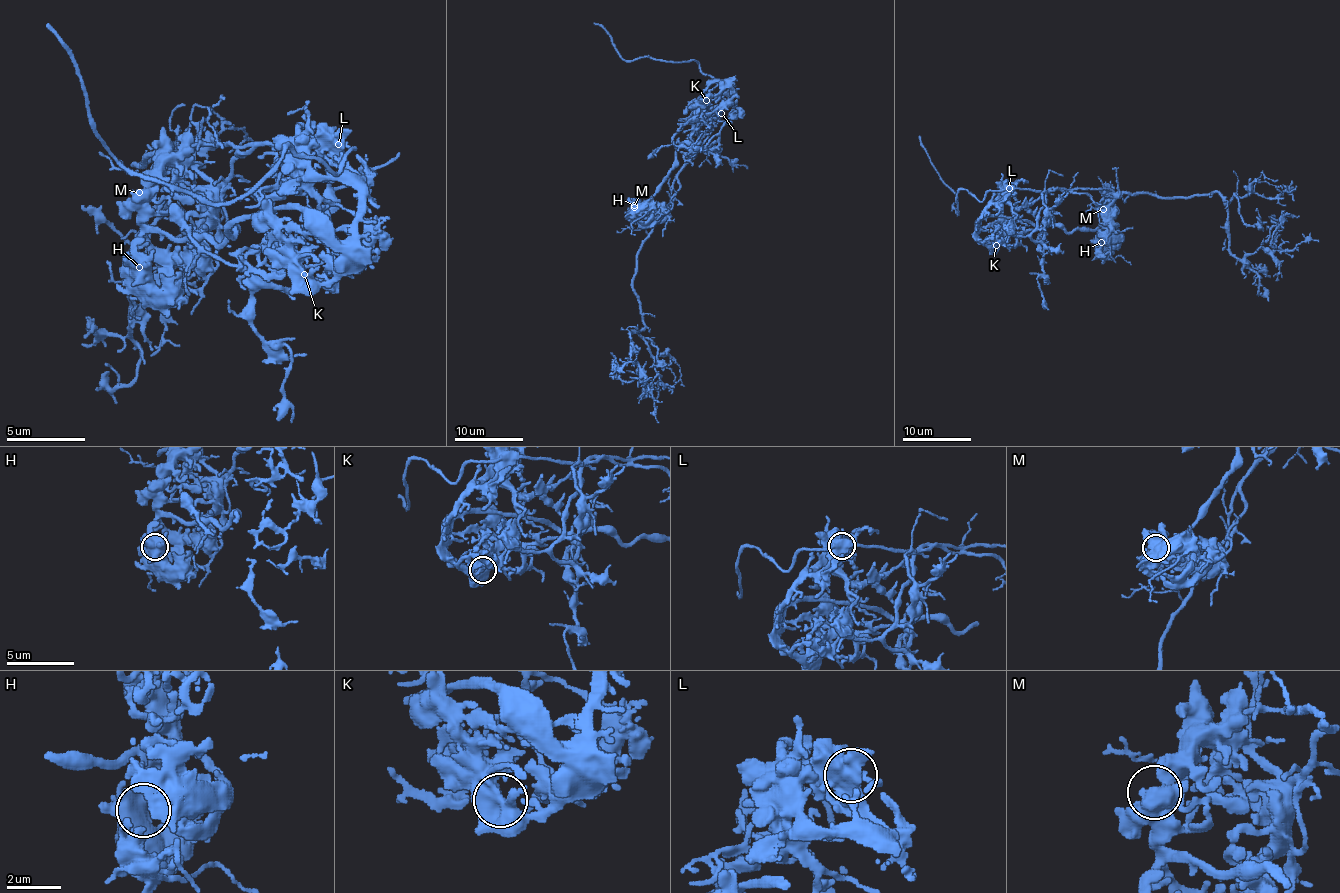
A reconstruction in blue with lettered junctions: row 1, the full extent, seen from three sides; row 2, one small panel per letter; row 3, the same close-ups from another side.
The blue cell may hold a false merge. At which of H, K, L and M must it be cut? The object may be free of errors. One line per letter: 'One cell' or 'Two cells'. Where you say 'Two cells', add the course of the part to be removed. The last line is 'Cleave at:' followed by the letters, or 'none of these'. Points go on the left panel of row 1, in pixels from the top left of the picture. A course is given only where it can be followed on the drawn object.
H: One cell
K: One cell
L: Two cells. Course of the part to remove: (339, 145), (135, 165), (159, 153), (163, 176), (131, 255), (135, 306), (147, 282), (190, 274), (222, 200)
M: One cell
Cleave at: L

